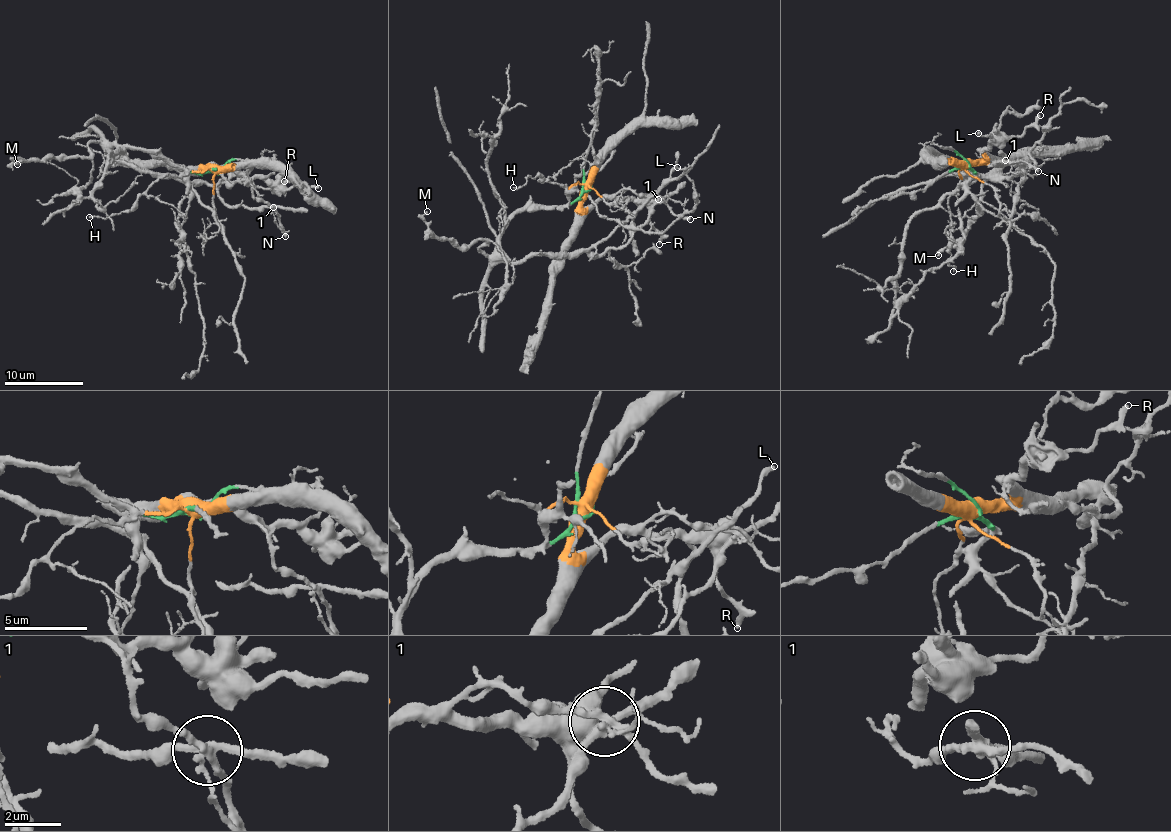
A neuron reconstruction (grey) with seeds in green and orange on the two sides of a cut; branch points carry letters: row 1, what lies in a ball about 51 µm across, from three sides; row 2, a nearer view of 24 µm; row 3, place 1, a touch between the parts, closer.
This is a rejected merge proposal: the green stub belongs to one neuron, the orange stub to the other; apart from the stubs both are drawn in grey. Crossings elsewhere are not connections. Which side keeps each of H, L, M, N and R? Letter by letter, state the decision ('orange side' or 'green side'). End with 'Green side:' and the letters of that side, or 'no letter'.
H: orange side
L: orange side
M: green side
N: orange side
R: orange side
Green side: M

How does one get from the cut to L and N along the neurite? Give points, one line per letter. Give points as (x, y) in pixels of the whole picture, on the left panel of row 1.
L: (214, 171), (207, 169), (234, 171), (288, 187), (319, 188)
N: (214, 171), (206, 169), (229, 168), (237, 172), (250, 185), (255, 197), (274, 207), (285, 237)

